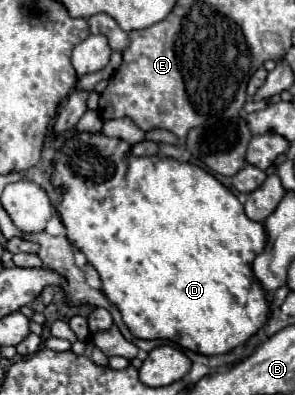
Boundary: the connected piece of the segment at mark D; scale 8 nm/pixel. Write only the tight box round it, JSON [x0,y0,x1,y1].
[51,132,269,356]

